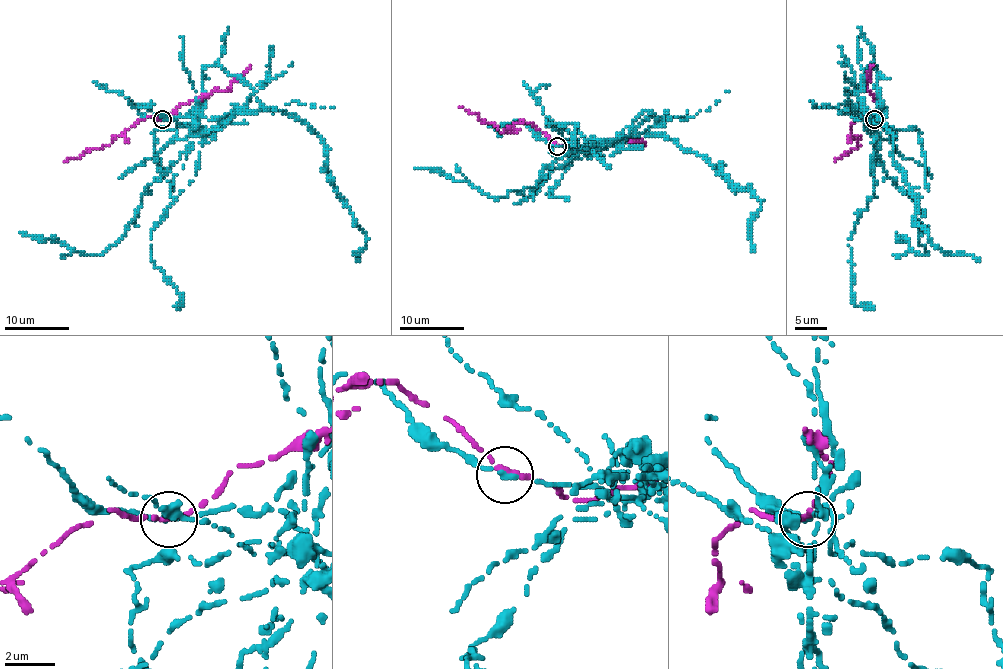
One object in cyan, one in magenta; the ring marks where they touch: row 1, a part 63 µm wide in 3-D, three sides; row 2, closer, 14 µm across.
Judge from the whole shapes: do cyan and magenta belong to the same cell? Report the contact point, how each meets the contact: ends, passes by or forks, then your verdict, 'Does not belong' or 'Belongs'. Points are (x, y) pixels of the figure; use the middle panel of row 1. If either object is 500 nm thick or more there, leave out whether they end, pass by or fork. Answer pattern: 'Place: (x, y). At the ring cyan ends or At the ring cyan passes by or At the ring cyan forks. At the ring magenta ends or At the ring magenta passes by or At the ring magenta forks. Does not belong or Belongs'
Place: (557, 146). At the ring cyan passes by. At the ring magenta passes by. Does not belong

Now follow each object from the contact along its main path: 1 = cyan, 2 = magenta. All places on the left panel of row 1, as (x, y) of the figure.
1: (163, 119), (198, 121), (203, 69), (217, 63), (262, 105), (304, 121), (365, 233), (353, 254), (360, 262)
2: (163, 119), (147, 116), (107, 145), (91, 148), (81, 157), (63, 161)

